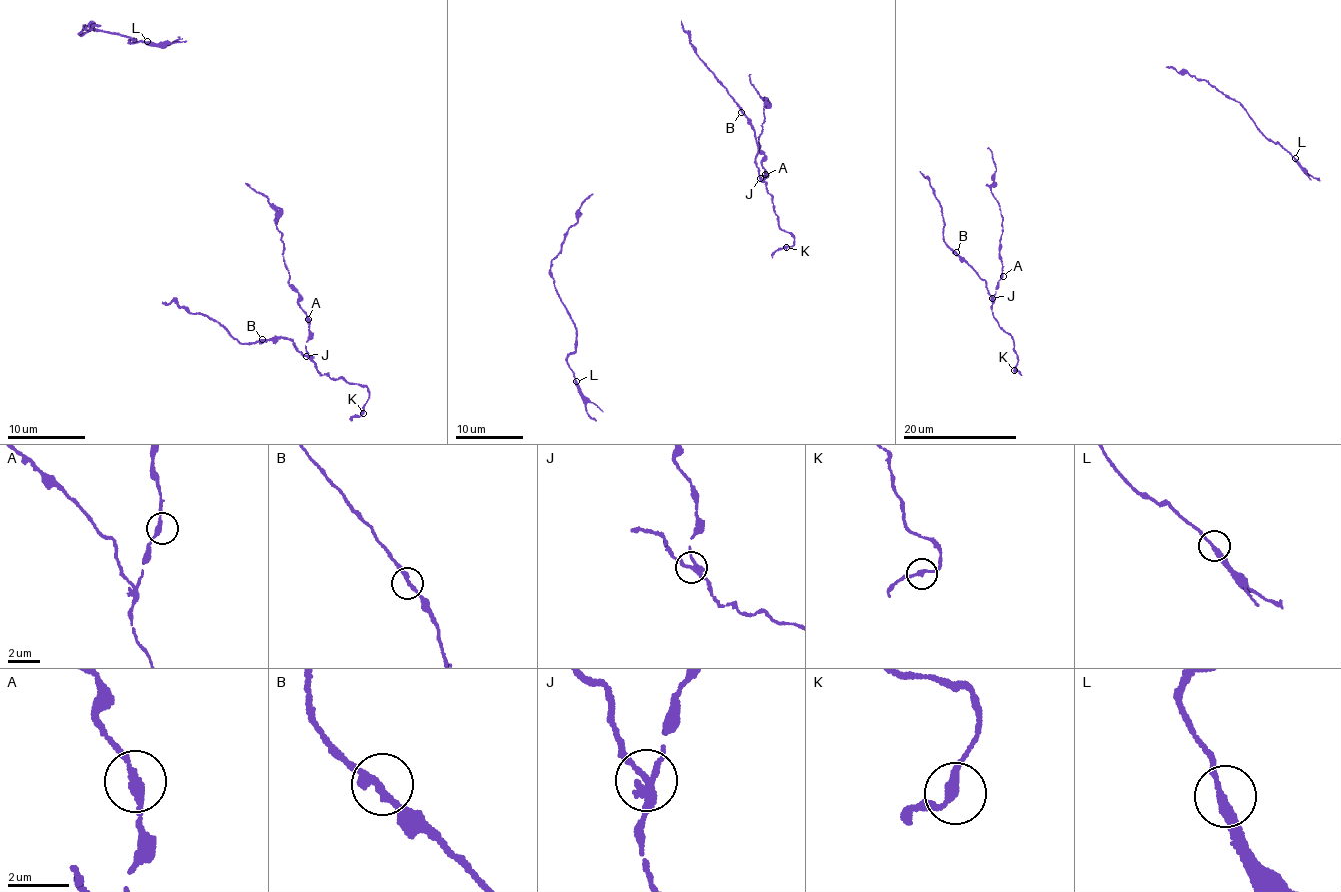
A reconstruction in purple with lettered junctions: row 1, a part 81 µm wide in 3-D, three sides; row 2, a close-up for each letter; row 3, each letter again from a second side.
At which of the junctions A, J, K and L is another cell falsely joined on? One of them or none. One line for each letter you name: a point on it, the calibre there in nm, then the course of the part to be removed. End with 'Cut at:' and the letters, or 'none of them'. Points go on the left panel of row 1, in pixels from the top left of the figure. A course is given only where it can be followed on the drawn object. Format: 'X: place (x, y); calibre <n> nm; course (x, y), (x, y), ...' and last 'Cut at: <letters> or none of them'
J: place (306, 356); calibre 240 nm; course (307, 356), (291, 341), (284, 338), (247, 345), (208, 317), (178, 307), (174, 301), (166, 305), (161, 302)
Cut at: J

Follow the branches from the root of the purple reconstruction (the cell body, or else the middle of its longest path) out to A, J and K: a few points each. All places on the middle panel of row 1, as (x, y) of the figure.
A: (749, 79), (765, 103), (762, 129), (757, 143), (765, 156), (761, 165), (765, 174)
J: (749, 79), (765, 103), (762, 129), (757, 143), (765, 156), (761, 165), (766, 172), (760, 178)
K: (749, 79), (765, 103), (757, 143), (766, 172), (760, 179), (781, 229), (794, 239), (786, 247)

